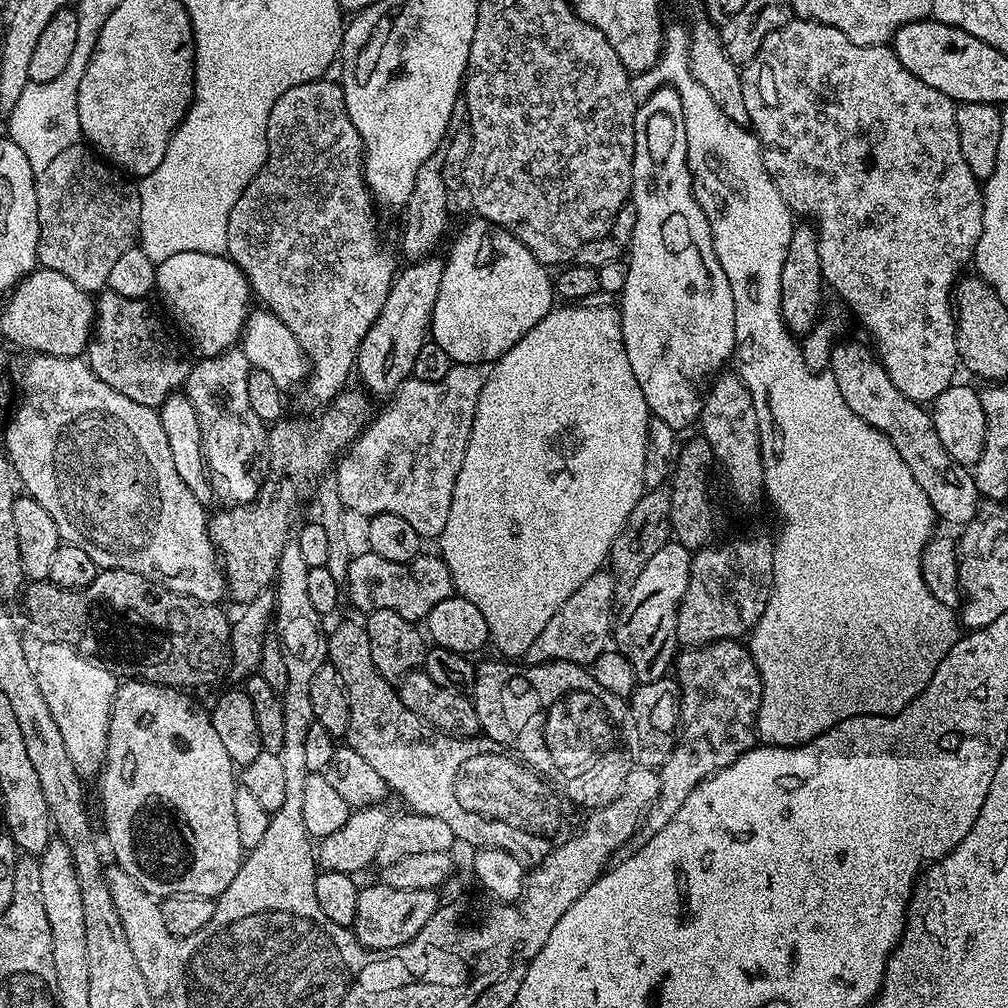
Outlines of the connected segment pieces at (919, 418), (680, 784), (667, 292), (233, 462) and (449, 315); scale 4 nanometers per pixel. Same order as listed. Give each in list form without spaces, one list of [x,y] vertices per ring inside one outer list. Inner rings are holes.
[[[856,340],[837,343],[832,349],[832,357],[828,363],[834,382],[838,382],[838,394],[842,394],[842,402],[862,418],[874,430],[878,430],[898,450],[902,462],[906,462],[906,470],[914,474],[914,482],[922,486],[922,494],[930,498],[930,506],[941,521],[963,526],[969,524],[980,509],[982,497],[974,482],[971,471],[965,465],[954,462],[950,454],[946,454],[946,446],[938,442],[938,434],[934,431],[932,413],[923,404],[906,398],[894,382],[890,382],[890,374],[886,374],[884,365],[874,358],[874,352],[867,343],[859,344]]]
[[[716,640],[713,644],[704,644],[701,648],[684,648],[675,657],[674,679],[680,690],[680,726],[674,750],[658,770],[660,793],[642,821],[643,827],[648,827],[649,833],[662,830],[662,826],[666,826],[666,822],[670,822],[674,814],[678,814],[678,806],[682,806],[682,802],[690,798],[690,790],[694,790],[694,786],[713,776],[719,768],[730,766],[738,758],[742,758],[742,754],[757,747],[756,715],[760,709],[762,682],[751,651],[742,645],[740,640]]]
[[[667,86],[651,92],[636,110],[630,203],[638,214],[638,222],[634,222],[632,242],[626,252],[626,286],[618,293],[622,342],[649,413],[662,418],[666,426],[683,430],[699,421],[706,389],[736,351],[734,290],[730,290],[730,278],[726,278],[726,270],[722,270],[722,262],[718,262],[710,222],[706,222],[706,214],[702,214],[702,206],[698,206],[692,193],[682,98]]]
[[[233,346],[228,349],[227,352],[223,352],[222,354],[218,354],[217,356],[206,356],[195,361],[197,364],[193,363],[188,370],[188,378],[184,381],[183,391],[190,398],[190,402],[194,406],[194,414],[198,414],[198,426],[202,430],[202,450],[204,451],[204,461],[208,464],[209,473],[217,481],[218,479],[224,483],[224,492],[229,496],[229,501],[232,504],[248,504],[250,503],[257,494],[260,493],[260,480],[258,479],[258,472],[256,476],[256,459],[261,459],[262,449],[266,444],[266,424],[265,421],[260,420],[258,418],[258,414],[254,414],[253,408],[250,407],[250,397],[248,392],[246,391],[246,378],[248,377],[250,371],[250,365],[248,359],[246,358],[246,354],[239,347]]]
[[[472,218],[472,221],[457,234],[456,241],[453,242],[452,249],[449,250],[448,256],[446,255],[444,260],[442,286],[438,290],[438,302],[434,302],[434,310],[432,311],[431,339],[436,340],[438,346],[442,346],[442,350],[446,350],[446,354],[450,354],[453,365],[488,366],[500,360],[502,354],[506,354],[506,350],[510,350],[510,346],[514,346],[514,342],[518,342],[518,338],[522,338],[522,334],[526,334],[531,328],[538,326],[538,322],[542,322],[542,318],[546,318],[546,314],[552,311],[554,307],[554,280],[550,272],[548,276],[548,272],[549,269],[540,264],[538,258],[534,258],[534,254],[530,254],[530,250],[526,250],[526,246],[522,246],[522,242],[518,242],[518,238],[514,238],[514,234],[510,234],[505,228],[499,228],[496,224],[491,224],[489,220]]]

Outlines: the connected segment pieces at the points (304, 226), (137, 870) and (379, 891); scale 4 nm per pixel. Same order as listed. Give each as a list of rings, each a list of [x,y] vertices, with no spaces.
[[[328,79],[311,80],[302,86],[294,86],[290,90],[286,90],[286,94],[282,94],[282,98],[278,98],[278,102],[274,102],[266,130],[268,157],[262,170],[258,170],[258,174],[238,198],[238,202],[234,202],[234,210],[230,210],[230,222],[226,230],[228,259],[244,271],[255,299],[257,296],[260,299],[259,303],[266,306],[269,312],[272,312],[284,323],[286,330],[290,330],[290,334],[294,334],[298,338],[298,346],[304,351],[310,369],[302,384],[304,393],[301,394],[300,400],[306,407],[316,408],[312,410],[323,409],[349,383],[348,375],[353,375],[360,344],[366,338],[370,326],[374,326],[378,314],[382,314],[382,306],[386,306],[386,294],[390,294],[390,283],[372,284],[376,280],[376,267],[380,264],[380,256],[376,253],[376,228],[372,225],[371,214],[368,213],[370,196],[364,183],[362,140],[358,130],[354,130],[354,122],[350,122],[348,117],[343,87],[337,81],[335,84],[334,81]]]
[[[128,678],[128,679],[125,679],[125,680],[124,680],[124,681],[123,681],[123,683],[121,683],[121,684],[120,684],[120,685],[119,685],[119,687],[117,687],[117,689],[116,689],[116,697],[115,697],[115,698],[114,698],[114,702],[113,702],[113,703],[112,703],[112,717],[111,717],[111,718],[110,718],[110,722],[109,722],[109,723],[108,723],[108,744],[107,744],[107,746],[106,746],[106,747],[104,747],[104,760],[103,760],[103,763],[102,763],[102,775],[103,775],[103,774],[104,774],[104,777],[102,777],[102,778],[101,778],[101,780],[100,780],[100,804],[101,804],[101,806],[102,806],[102,807],[104,807],[104,832],[105,832],[105,834],[106,834],[106,835],[108,835],[108,848],[109,848],[109,850],[110,850],[110,851],[112,851],[112,856],[113,856],[113,858],[114,858],[114,859],[116,859],[116,860],[113,860],[113,861],[114,861],[114,864],[115,864],[115,867],[117,867],[117,868],[121,868],[121,869],[122,869],[122,871],[124,871],[124,872],[125,872],[125,873],[126,873],[126,874],[130,874],[130,878],[134,878],[134,882],[135,882],[135,883],[136,883],[136,884],[137,884],[137,886],[138,886],[138,887],[140,887],[140,888],[141,888],[141,889],[142,889],[142,890],[146,890],[146,891],[147,891],[147,892],[149,892],[149,894],[151,894],[151,895],[152,895],[152,896],[155,896],[155,897],[157,897],[157,898],[163,898],[163,897],[165,897],[165,896],[173,896],[173,895],[174,895],[174,894],[202,894],[202,895],[203,895],[203,896],[211,896],[211,897],[213,897],[213,898],[218,898],[218,897],[219,897],[219,896],[220,896],[220,895],[222,895],[222,893],[223,893],[223,892],[224,892],[224,891],[225,891],[225,890],[226,890],[226,886],[230,886],[230,882],[234,882],[234,874],[238,874],[238,870],[239,870],[239,869],[240,869],[240,865],[241,865],[241,863],[242,863],[242,861],[243,861],[243,859],[244,859],[244,857],[245,857],[245,855],[246,855],[246,849],[244,849],[244,847],[242,847],[242,846],[241,846],[241,844],[240,844],[240,843],[239,843],[239,842],[238,842],[238,822],[236,822],[236,821],[235,821],[235,819],[234,819],[234,794],[235,794],[235,793],[236,793],[236,789],[237,789],[237,787],[238,787],[238,772],[237,772],[237,769],[236,769],[236,768],[235,768],[235,767],[234,767],[234,765],[233,765],[233,763],[232,763],[232,759],[231,759],[231,758],[230,758],[230,754],[226,754],[226,749],[225,749],[225,748],[224,748],[224,747],[222,747],[222,742],[221,742],[221,741],[220,741],[220,740],[219,740],[219,739],[218,739],[218,734],[217,734],[217,732],[216,732],[216,731],[215,731],[215,730],[214,730],[214,722],[213,722],[213,721],[212,721],[212,718],[211,718],[211,715],[210,715],[210,712],[209,712],[209,709],[208,709],[208,708],[207,708],[207,707],[205,707],[205,708],[203,708],[203,706],[202,706],[202,705],[200,705],[200,704],[199,704],[199,702],[198,702],[198,701],[196,701],[196,700],[195,700],[195,698],[194,698],[194,697],[192,697],[192,696],[195,696],[195,695],[192,695],[192,694],[189,694],[189,693],[188,693],[188,692],[187,692],[187,691],[184,691],[184,690],[181,690],[181,689],[179,689],[179,688],[170,688],[170,687],[168,687],[168,685],[167,685],[167,684],[149,684],[149,683],[148,683],[148,681],[146,681],[146,680],[142,680],[142,679],[139,679],[139,678]]]
[[[383,882],[363,885],[358,894],[358,910],[354,910],[354,922],[350,931],[363,948],[372,948],[375,952],[384,952],[387,948],[397,948],[408,944],[430,922],[437,908],[441,907],[433,889],[398,890],[394,886],[386,886]]]

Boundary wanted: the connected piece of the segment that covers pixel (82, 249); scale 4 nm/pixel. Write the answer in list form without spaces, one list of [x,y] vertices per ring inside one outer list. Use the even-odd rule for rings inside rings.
[[[77,142],[71,144],[65,150],[57,155],[46,166],[45,170],[37,173],[35,194],[38,201],[38,222],[39,222],[39,246],[37,263],[43,267],[52,270],[57,270],[58,273],[64,274],[66,278],[70,278],[82,289],[91,292],[101,291],[108,282],[111,268],[118,262],[119,255],[124,254],[126,250],[135,245],[136,239],[139,237],[140,222],[141,222],[141,196],[139,185],[126,177],[119,169],[108,165],[97,153],[94,153],[87,145]]]

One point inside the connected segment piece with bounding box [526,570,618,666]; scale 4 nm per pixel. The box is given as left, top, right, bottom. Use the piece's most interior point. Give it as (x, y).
(581, 630)

